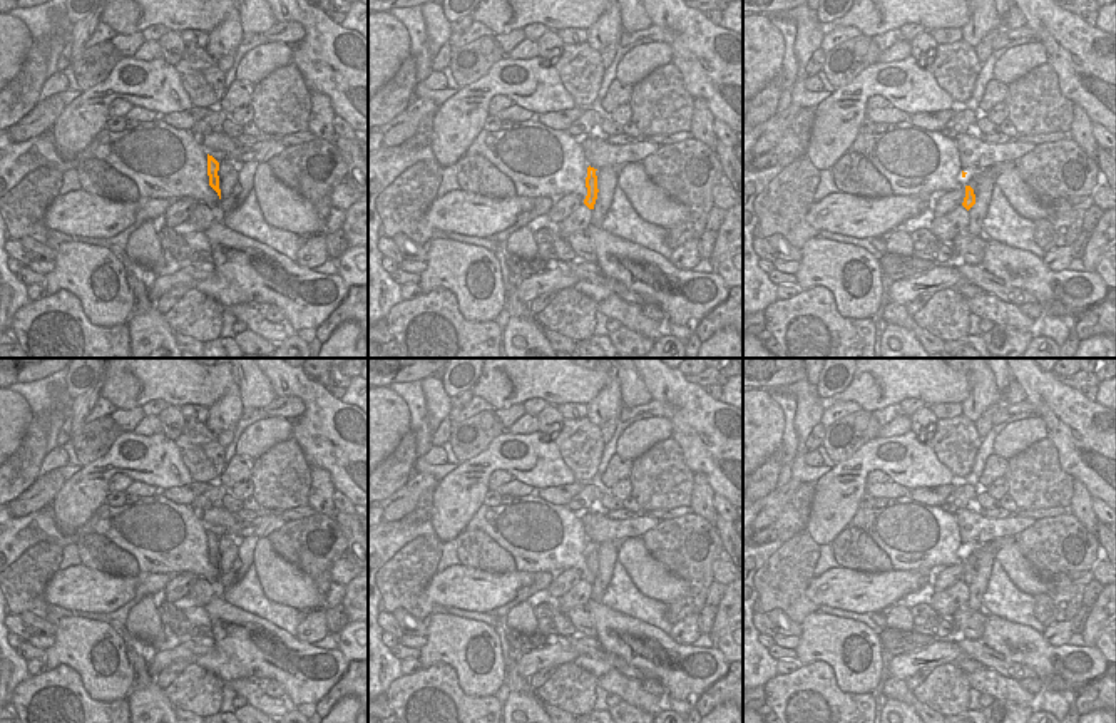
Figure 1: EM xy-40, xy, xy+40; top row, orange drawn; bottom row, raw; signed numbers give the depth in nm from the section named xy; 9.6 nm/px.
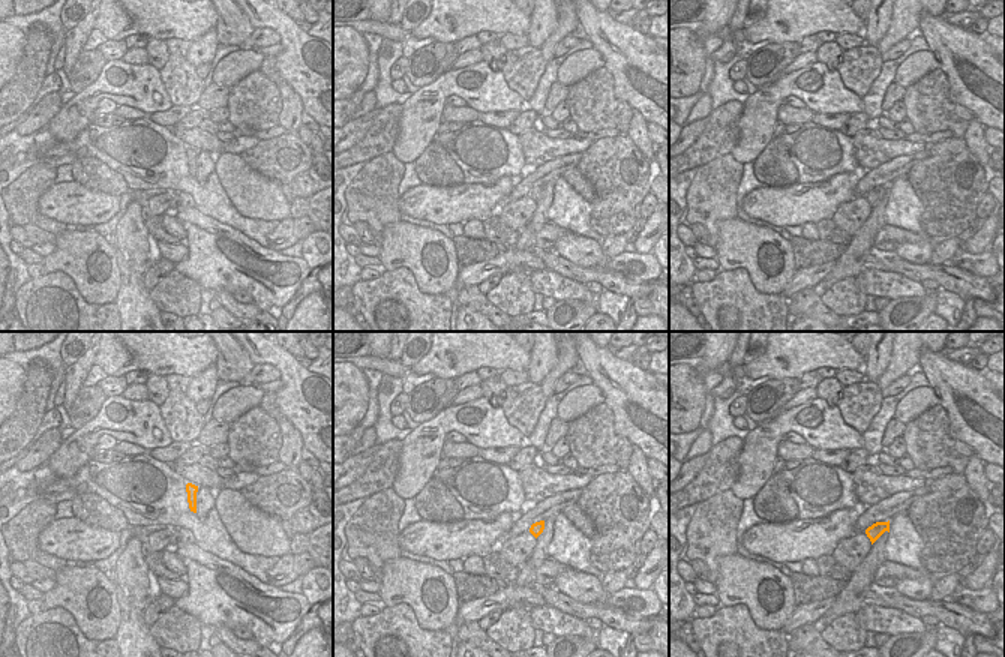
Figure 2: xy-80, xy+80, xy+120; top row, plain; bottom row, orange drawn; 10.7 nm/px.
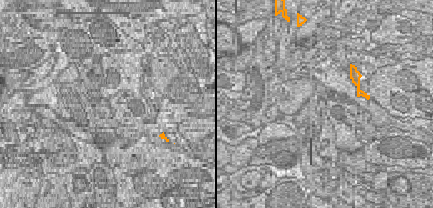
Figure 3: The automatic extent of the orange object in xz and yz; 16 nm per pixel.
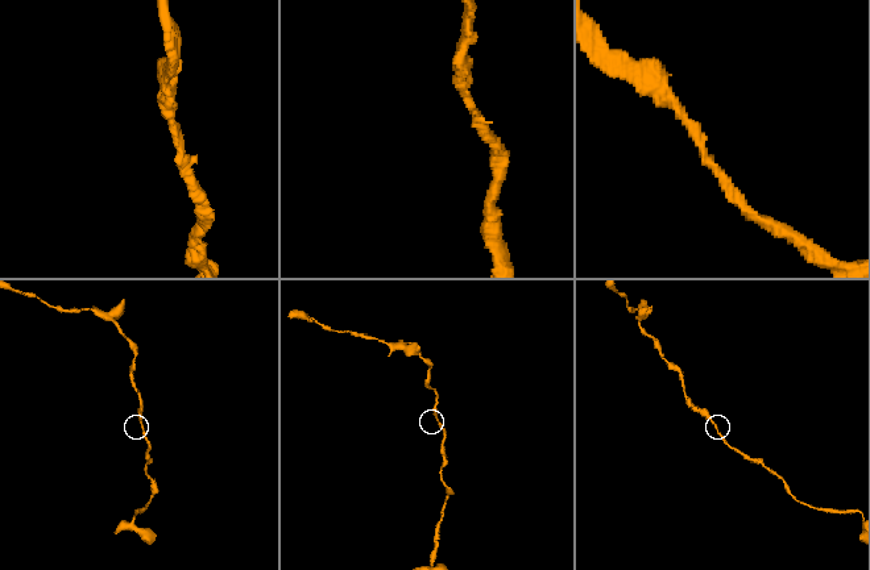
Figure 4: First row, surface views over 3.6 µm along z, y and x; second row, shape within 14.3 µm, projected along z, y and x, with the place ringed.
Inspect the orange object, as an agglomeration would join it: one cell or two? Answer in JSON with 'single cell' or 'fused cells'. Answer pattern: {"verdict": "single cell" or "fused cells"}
{"verdict": "single cell"}

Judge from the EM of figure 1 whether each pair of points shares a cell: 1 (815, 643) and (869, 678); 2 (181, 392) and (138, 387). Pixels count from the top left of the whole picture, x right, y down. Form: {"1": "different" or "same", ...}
{"1": "same", "2": "same"}

